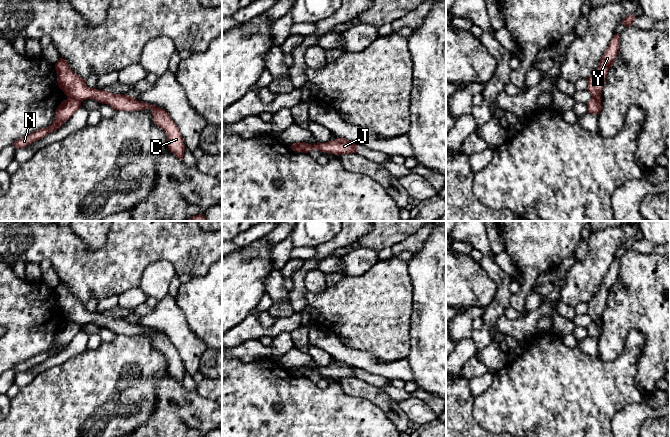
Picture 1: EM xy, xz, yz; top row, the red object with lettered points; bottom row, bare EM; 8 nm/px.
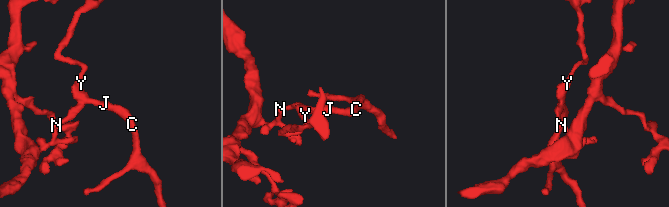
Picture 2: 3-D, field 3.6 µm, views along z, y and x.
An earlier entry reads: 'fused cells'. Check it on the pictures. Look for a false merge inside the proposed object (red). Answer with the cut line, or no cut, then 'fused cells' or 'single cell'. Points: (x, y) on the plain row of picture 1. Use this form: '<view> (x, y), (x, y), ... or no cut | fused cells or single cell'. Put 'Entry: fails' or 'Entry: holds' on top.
Entry: holds
xy (67, 321), (73, 321), (80, 325) | fused cells

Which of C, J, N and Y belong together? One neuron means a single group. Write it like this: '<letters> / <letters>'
C J Y / N

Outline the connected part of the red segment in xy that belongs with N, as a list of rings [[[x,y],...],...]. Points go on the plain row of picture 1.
[[[67,322],[56,333],[56,342],[54,346],[45,352],[42,352],[24,362],[14,366],[16,373],[27,371],[33,366],[44,362],[46,359],[59,353],[71,340],[80,332],[81,325],[75,322]]]

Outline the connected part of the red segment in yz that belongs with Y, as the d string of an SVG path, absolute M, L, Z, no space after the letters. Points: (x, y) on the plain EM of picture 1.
M615 258L611 263L608 272L604 276L598 293L587 303L587 314L591 320L597 324L601 324L601 318L607 297L610 291L614 288L616 280L619 276L620 258Z

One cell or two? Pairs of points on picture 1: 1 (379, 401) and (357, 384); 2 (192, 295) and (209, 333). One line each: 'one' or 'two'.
1: one
2: one

